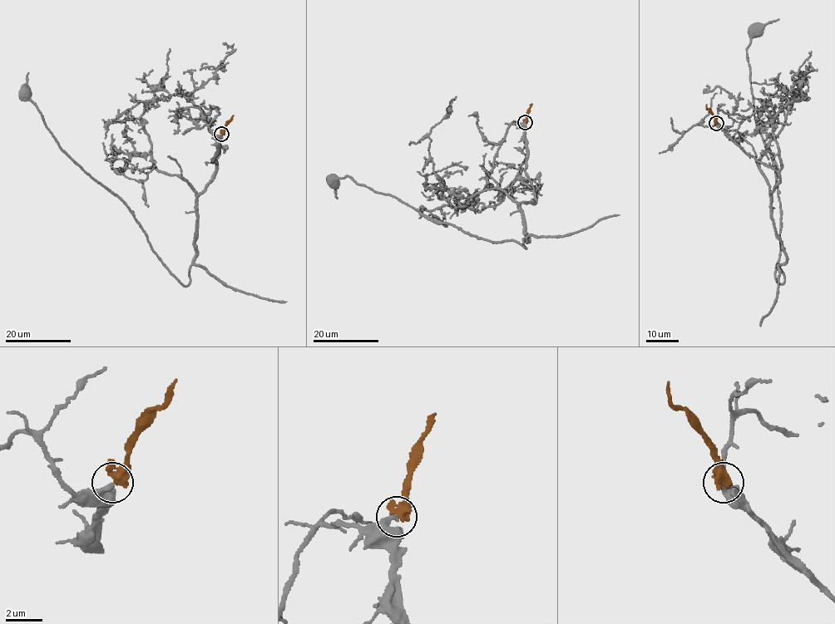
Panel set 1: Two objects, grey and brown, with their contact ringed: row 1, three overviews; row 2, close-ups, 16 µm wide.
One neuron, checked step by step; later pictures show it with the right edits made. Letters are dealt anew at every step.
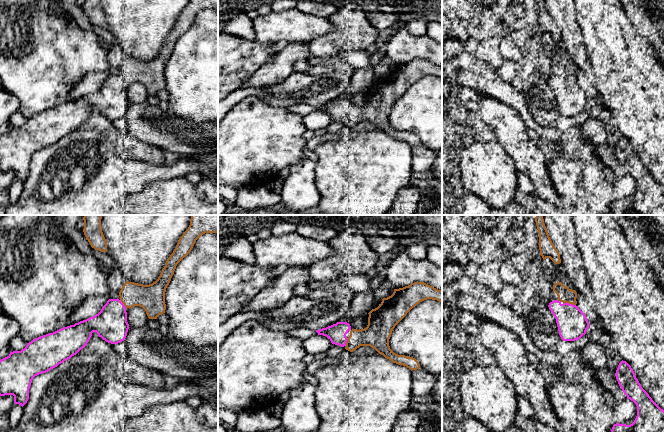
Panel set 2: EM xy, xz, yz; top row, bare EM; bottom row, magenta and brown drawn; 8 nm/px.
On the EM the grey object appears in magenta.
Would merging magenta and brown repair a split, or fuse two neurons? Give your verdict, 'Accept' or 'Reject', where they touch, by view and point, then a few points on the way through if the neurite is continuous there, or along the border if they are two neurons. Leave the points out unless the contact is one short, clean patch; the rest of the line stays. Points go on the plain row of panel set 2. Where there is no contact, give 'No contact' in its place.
Accept. Touches magenta at yz (570, 80)

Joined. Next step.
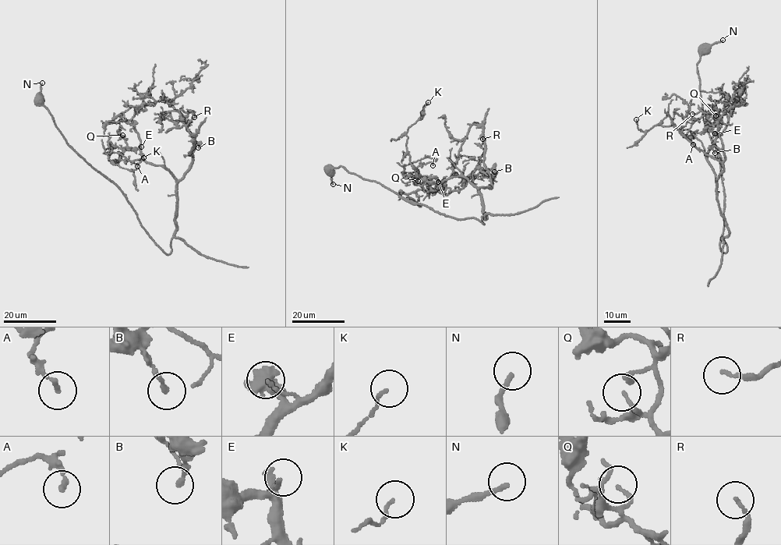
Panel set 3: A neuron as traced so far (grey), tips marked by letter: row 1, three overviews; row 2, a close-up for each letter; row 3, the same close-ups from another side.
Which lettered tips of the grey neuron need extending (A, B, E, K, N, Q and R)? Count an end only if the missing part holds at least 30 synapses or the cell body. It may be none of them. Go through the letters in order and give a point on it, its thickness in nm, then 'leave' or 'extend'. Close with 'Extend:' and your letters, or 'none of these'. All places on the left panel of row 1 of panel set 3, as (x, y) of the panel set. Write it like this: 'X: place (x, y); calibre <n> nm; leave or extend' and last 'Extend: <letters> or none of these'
A: place (137, 166); calibre 170 nm; leave
B: place (198, 147); calibre 180 nm; leave
E: place (141, 146); calibre 100 nm; leave
K: place (143, 157); calibre 100 nm; leave
N: place (42, 83); calibre 180 nm; leave
Q: place (122, 135); calibre 140 nm; leave
R: place (194, 117); calibre 100 nm; leave
Extend: none of these

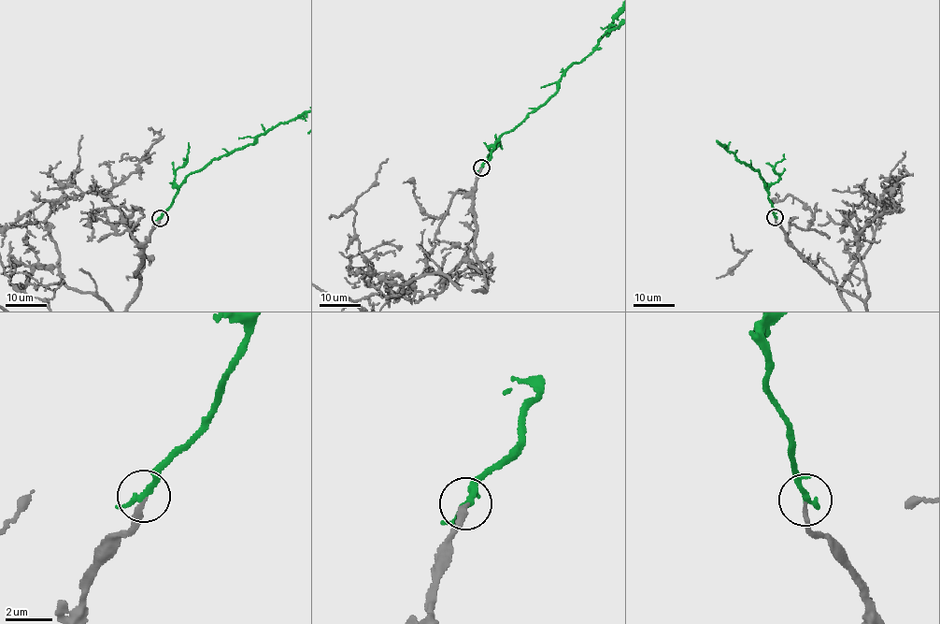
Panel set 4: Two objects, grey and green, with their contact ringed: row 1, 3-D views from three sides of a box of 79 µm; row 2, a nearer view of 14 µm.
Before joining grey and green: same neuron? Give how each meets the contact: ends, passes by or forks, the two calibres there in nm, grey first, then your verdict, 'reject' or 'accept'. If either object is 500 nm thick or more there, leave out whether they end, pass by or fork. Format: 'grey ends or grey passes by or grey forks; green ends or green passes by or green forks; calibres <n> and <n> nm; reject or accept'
grey ends; green passes by; calibres 180 and 240 nm; accept

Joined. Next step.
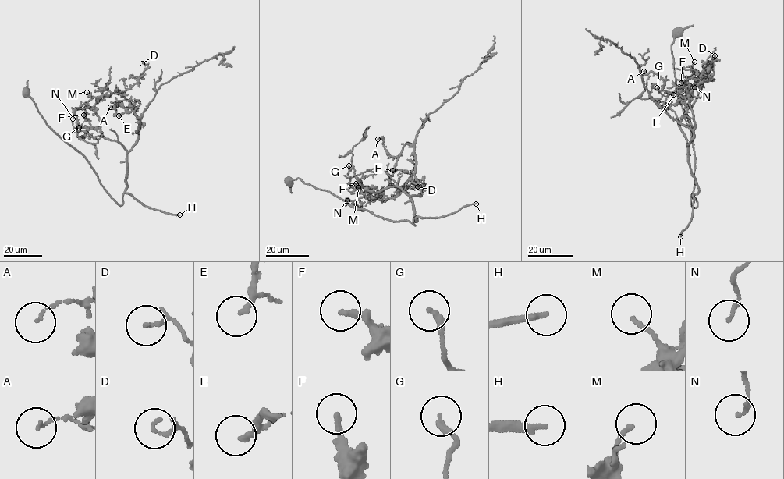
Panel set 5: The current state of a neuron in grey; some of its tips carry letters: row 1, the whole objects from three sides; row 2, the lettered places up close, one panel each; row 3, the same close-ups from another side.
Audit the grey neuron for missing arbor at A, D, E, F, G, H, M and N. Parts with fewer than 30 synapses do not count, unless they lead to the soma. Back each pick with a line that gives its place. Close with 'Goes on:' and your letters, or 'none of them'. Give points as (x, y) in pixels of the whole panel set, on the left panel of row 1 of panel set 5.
E: Place: (118, 115)
H: Place: (179, 214)
Goes on: E, H

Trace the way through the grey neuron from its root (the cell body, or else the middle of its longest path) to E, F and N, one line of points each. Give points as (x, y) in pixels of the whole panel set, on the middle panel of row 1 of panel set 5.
E: (289, 181), (298, 178), (384, 219), (415, 225), (410, 196), (420, 193), (409, 144), (392, 170)
F: (289, 181), (298, 178), (384, 219), (415, 225), (412, 202), (400, 188), (366, 189), (364, 194), (356, 183)
N: (289, 181), (299, 179), (384, 219), (415, 225), (416, 221), (409, 196), (399, 187), (347, 200)

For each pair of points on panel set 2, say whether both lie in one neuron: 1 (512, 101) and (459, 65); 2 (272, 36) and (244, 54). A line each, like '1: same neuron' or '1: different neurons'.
1: same neuron
2: different neurons

